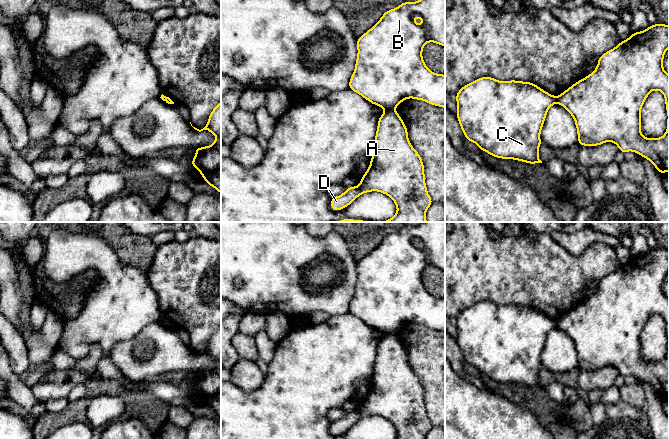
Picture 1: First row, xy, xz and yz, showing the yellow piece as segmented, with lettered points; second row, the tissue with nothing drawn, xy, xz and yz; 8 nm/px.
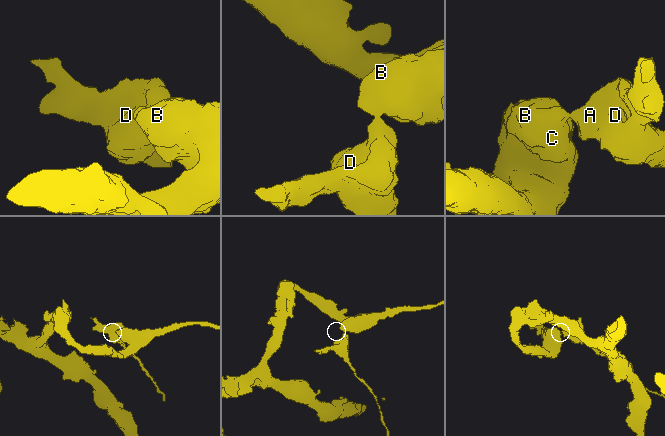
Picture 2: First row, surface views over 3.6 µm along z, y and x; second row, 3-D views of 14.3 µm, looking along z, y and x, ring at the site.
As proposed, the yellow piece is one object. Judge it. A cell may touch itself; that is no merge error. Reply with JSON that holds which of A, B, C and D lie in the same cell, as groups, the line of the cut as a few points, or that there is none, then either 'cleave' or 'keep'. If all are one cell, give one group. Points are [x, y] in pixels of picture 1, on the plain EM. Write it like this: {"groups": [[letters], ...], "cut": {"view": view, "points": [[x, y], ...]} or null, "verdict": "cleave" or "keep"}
{"groups": [["A", "D"], ["B", "C"]], "cut": {"view": "xz", "points": [[394, 332], [386, 335]]}, "verdict": "cleave"}

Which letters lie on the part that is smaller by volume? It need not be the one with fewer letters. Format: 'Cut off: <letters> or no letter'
Cut off: A, D

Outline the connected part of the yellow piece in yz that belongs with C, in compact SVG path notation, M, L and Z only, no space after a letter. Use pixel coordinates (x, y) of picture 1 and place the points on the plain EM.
M480 301L463 310L456 318L457 343L466 364L474 366L481 375L501 383L513 383L529 388L542 387L539 383L541 353L548 333L557 327L557 321L539 310L524 305L498 305L492 301Z

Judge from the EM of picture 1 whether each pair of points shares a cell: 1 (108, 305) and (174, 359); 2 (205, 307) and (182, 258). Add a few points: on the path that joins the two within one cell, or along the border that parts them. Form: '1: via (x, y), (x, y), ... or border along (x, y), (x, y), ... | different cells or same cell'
1: border along (159, 321), (148, 323), (132, 337), (119, 342) | different cells
2: via (200, 295), (200, 286), (184, 270) | same cell

